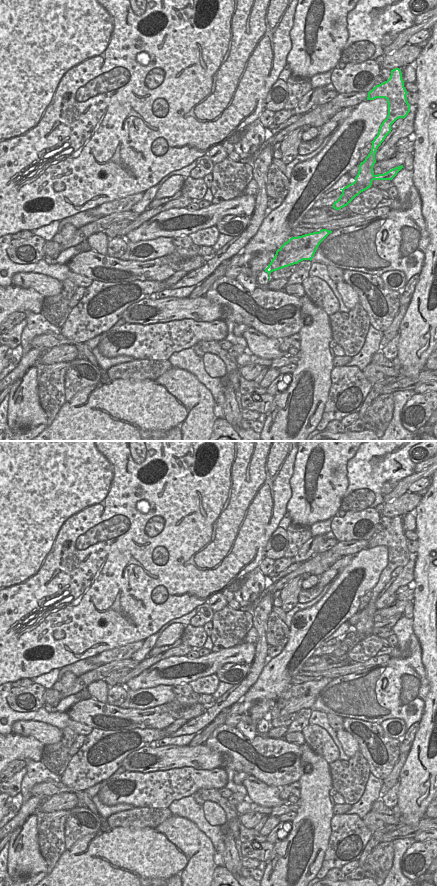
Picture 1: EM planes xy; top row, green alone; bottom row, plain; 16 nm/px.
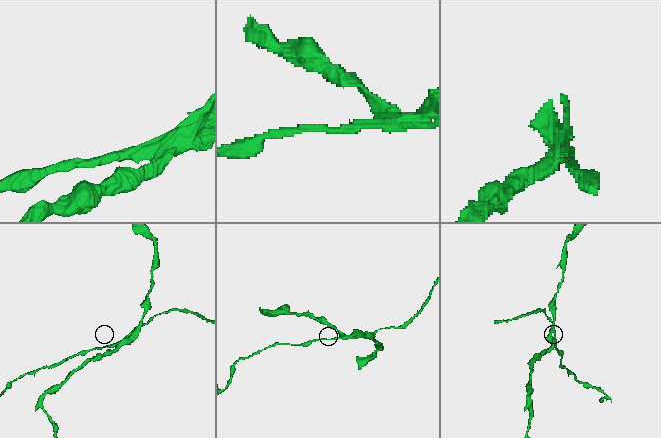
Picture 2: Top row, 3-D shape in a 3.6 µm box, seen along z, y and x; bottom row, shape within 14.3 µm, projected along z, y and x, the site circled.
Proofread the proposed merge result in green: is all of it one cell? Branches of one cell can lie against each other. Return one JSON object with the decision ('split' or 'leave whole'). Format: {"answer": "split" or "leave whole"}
{"answer": "split"}

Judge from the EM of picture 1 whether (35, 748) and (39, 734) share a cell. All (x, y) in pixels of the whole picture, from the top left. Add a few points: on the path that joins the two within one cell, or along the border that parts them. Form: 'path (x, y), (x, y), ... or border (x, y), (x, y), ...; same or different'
border (15, 733), (33, 736), (44, 745); different

